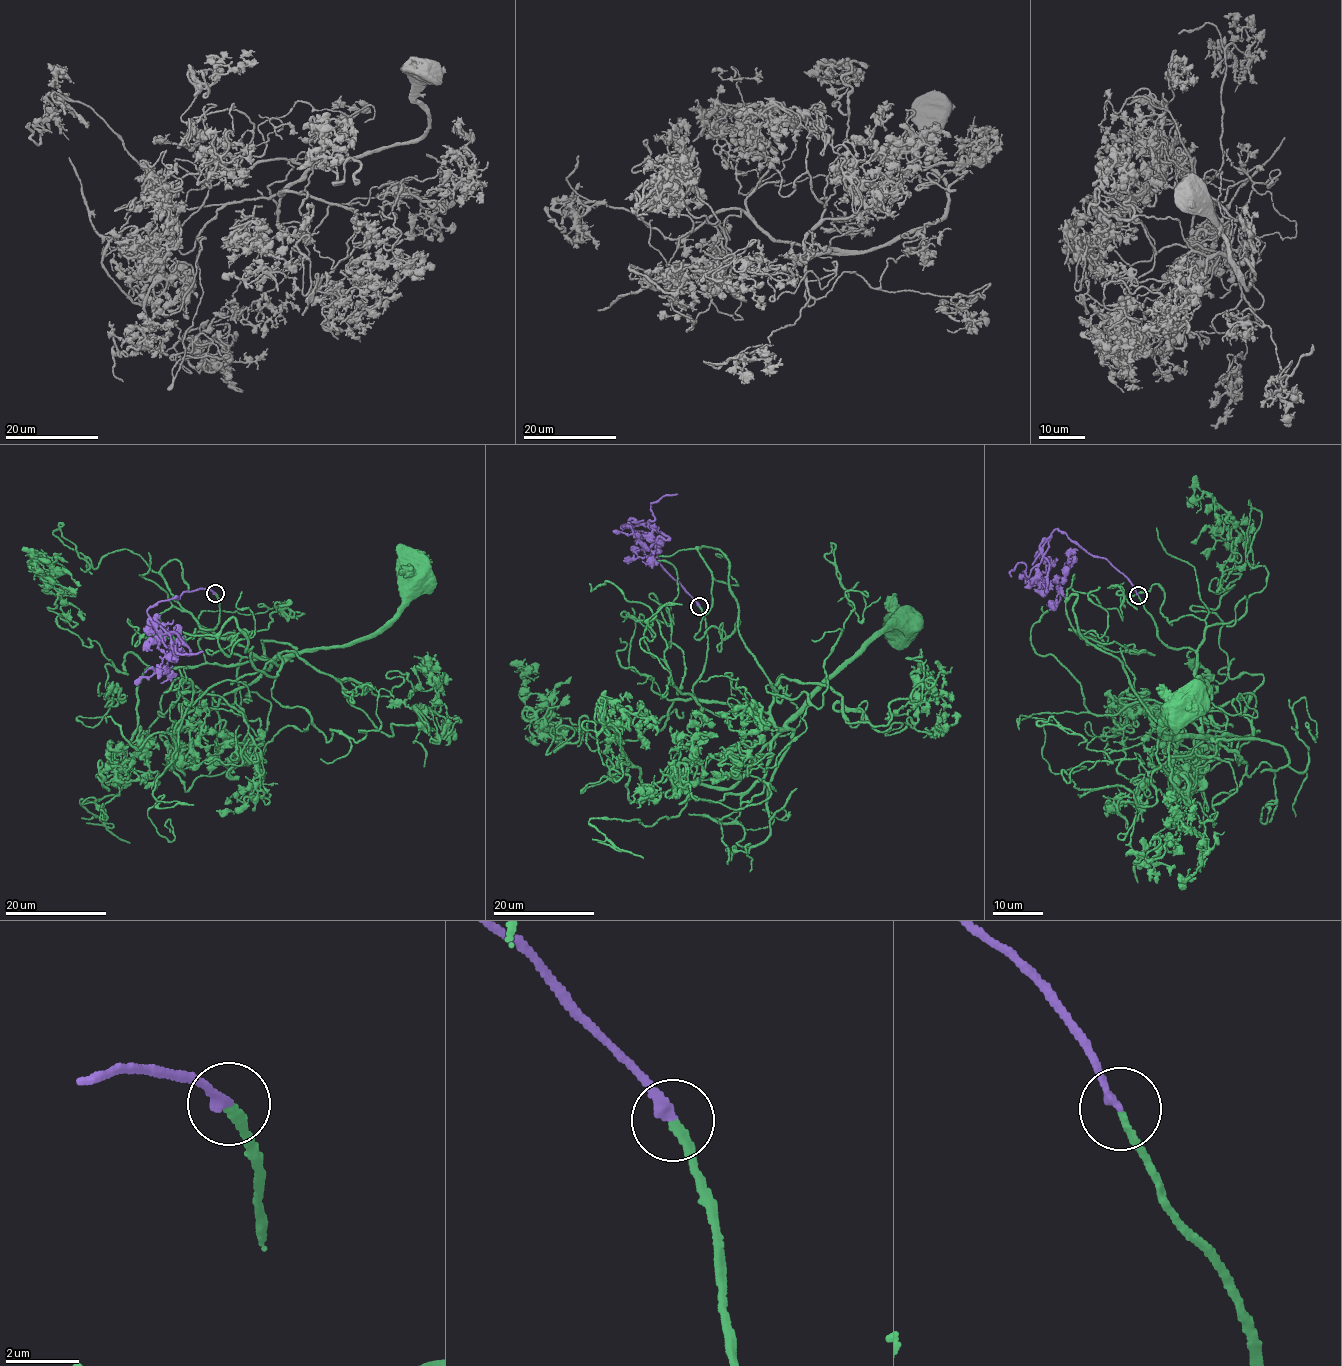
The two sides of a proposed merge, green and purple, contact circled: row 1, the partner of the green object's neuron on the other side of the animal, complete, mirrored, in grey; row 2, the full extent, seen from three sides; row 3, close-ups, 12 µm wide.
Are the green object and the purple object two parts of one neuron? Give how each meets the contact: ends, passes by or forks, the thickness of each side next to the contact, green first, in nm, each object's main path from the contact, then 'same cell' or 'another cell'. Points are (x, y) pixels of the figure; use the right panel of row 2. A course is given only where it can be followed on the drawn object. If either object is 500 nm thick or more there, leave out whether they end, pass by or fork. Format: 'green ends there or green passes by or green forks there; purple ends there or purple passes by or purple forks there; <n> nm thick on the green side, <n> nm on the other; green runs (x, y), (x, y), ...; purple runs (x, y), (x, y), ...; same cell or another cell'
green ends there; purple ends there; 200 nm thick on the green side, 260 nm on the other; green runs (1138, 595), (1158, 639), (1196, 656), (1201, 732), (1211, 739), (1160, 734), (1161, 727), (1186, 718), (1183, 711); purple runs (1138, 595), (1107, 560), (1059, 529), (1047, 540), (1036, 581), (1055, 583), (1065, 577), (1068, 556), (1070, 561); same cell

